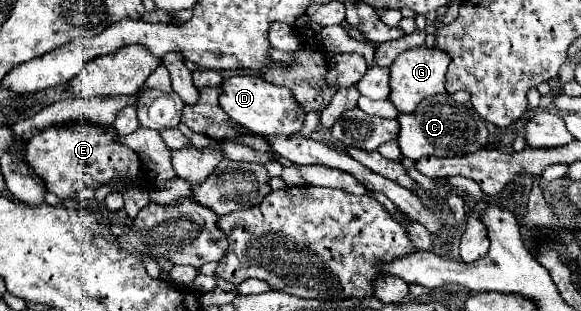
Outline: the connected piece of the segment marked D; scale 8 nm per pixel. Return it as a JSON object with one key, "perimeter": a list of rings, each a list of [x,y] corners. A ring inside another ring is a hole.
{"perimeter":[[[233,75],[221,83],[219,107],[239,125],[259,135],[293,135],[299,133],[305,121],[305,113],[293,99],[291,91],[267,83],[259,75]]]}

